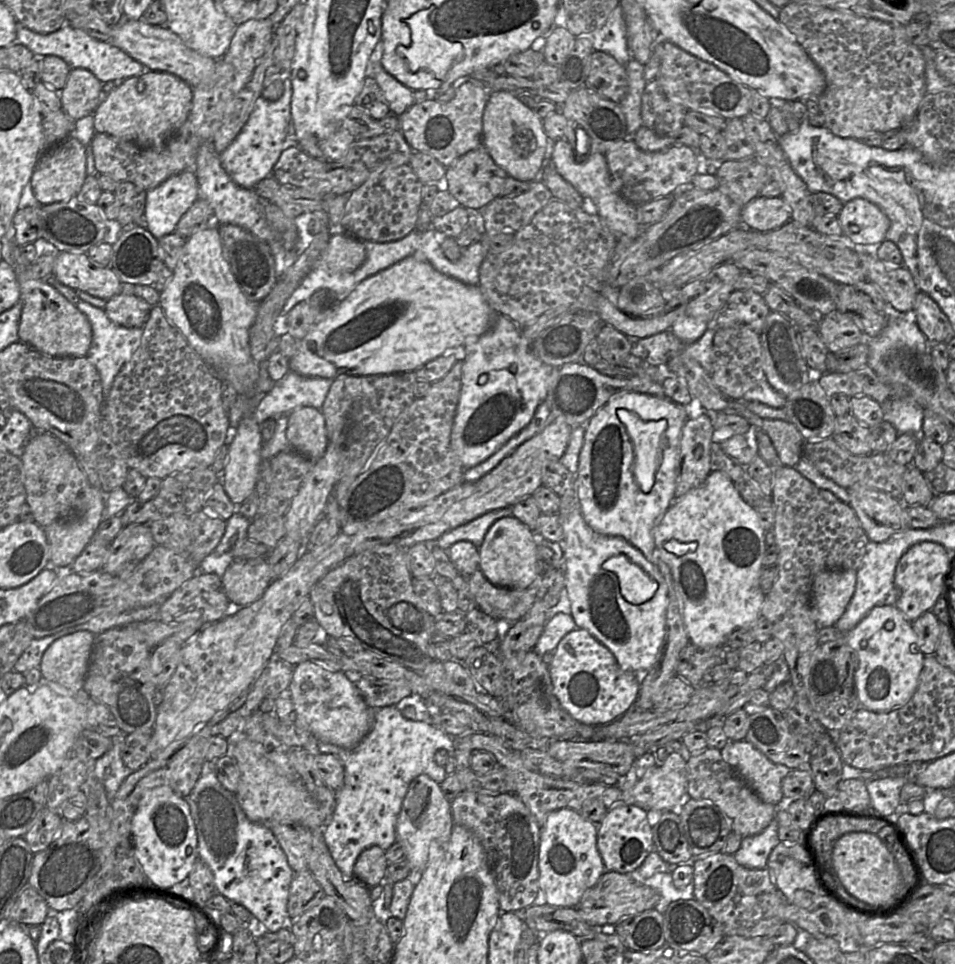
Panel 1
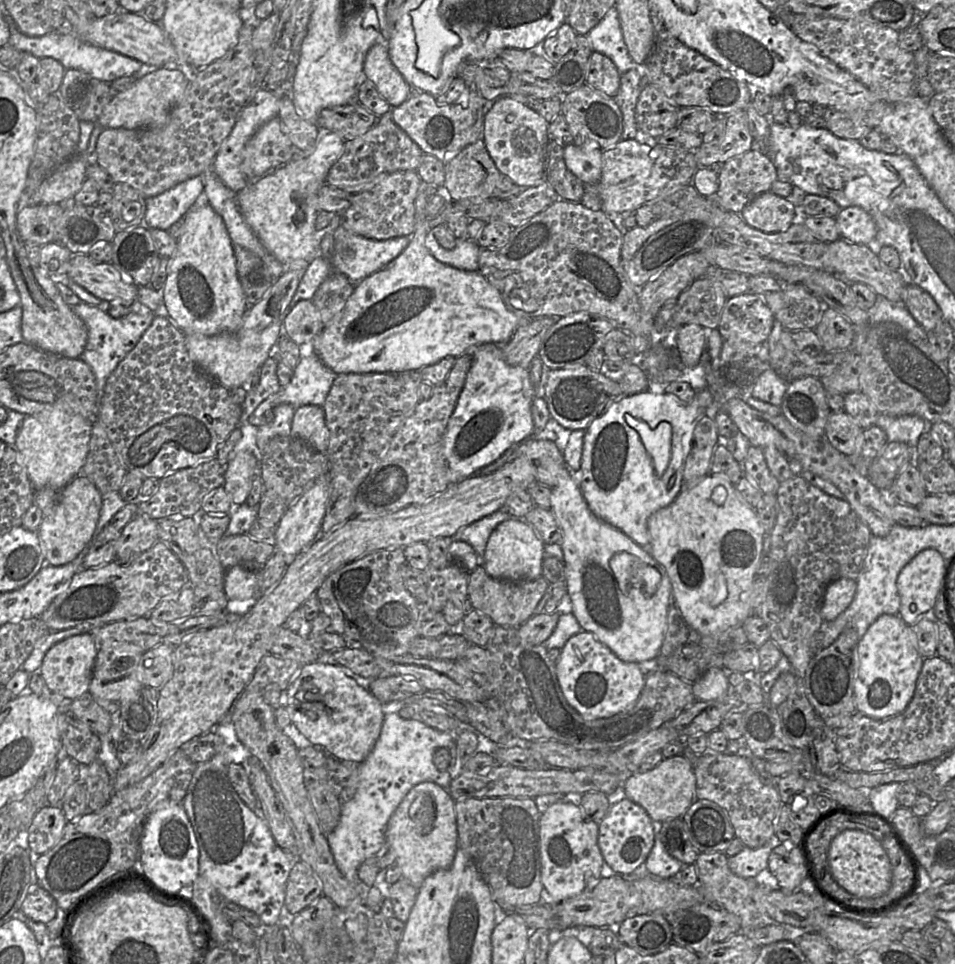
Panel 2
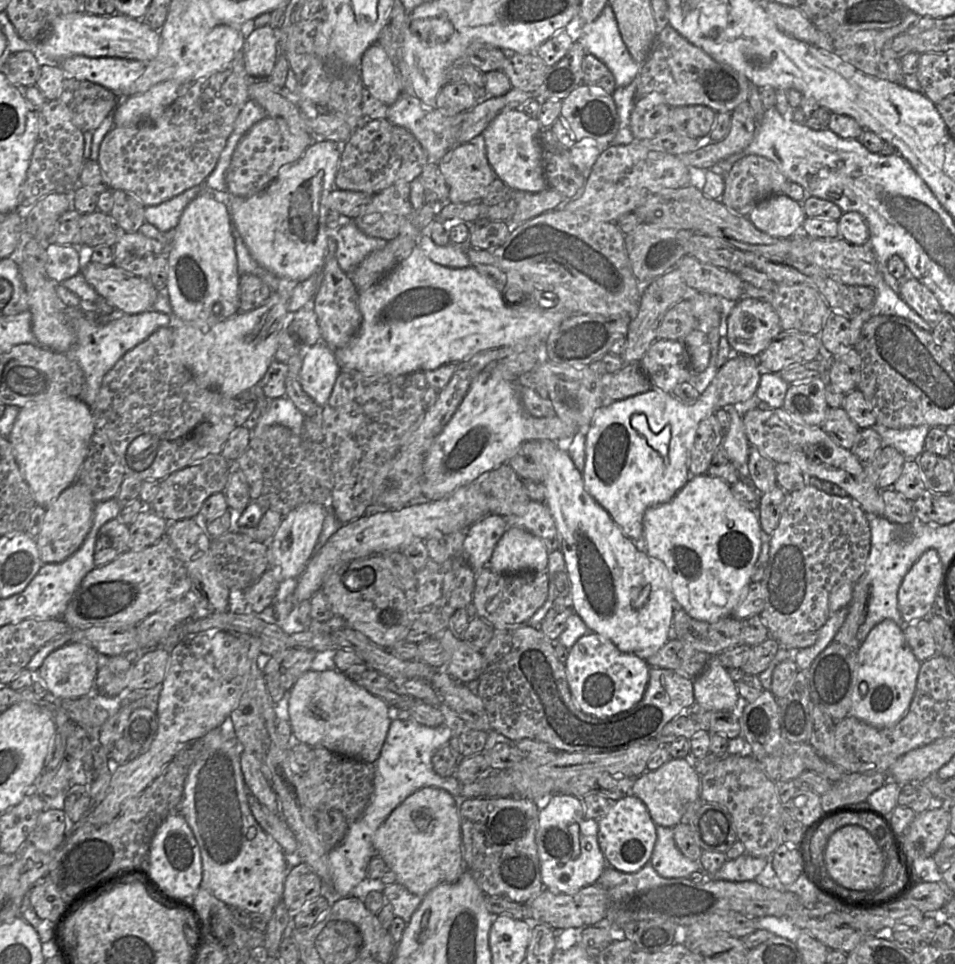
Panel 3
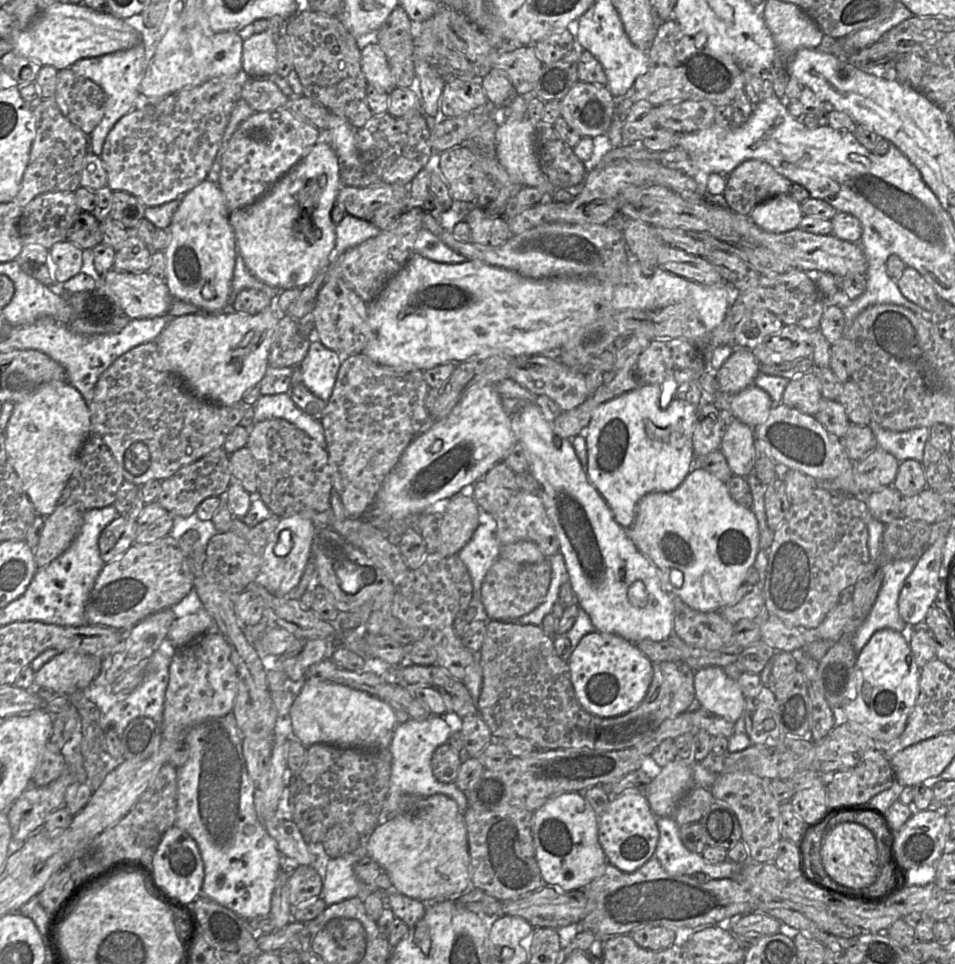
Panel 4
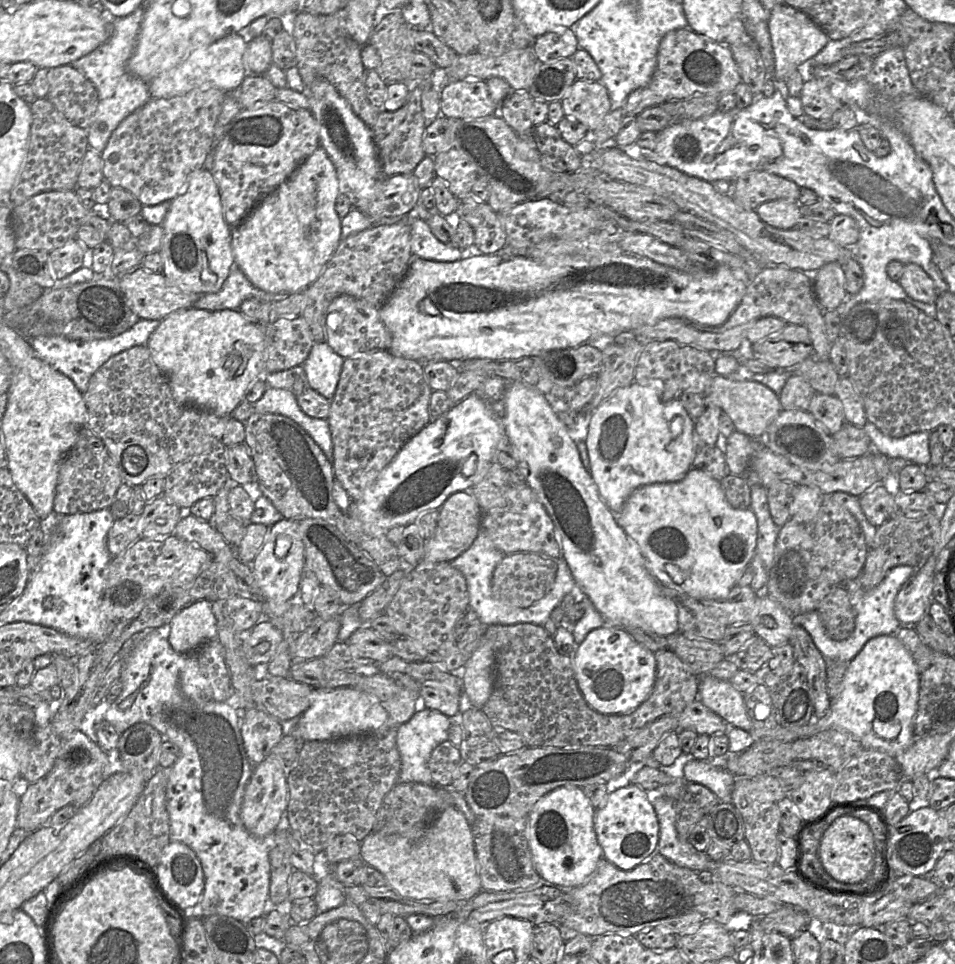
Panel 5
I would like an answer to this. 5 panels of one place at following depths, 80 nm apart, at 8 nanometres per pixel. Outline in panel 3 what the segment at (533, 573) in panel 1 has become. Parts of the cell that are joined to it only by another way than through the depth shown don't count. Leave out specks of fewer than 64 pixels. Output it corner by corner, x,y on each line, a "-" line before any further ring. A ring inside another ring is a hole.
509,527
494,548
489,566
499,573
547,571
549,551
532,533

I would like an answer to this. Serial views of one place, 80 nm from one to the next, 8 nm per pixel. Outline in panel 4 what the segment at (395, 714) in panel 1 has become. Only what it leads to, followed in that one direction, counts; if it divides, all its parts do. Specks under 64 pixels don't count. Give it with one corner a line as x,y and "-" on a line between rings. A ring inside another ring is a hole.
431,715
422,721
409,718
406,722
397,724
388,747
392,754
390,784
378,824
384,823
382,819
386,818
388,814
398,807
399,800
404,794
414,794
422,797
444,794
458,804
462,813
469,807
466,793
460,790
454,782
443,783
437,780
431,768
434,751
440,745
448,743
452,733
450,726
440,715
-
360,836
360,844
355,851
329,859
320,895
327,906
356,896
363,899
369,893
379,891
374,884
361,883
354,874
354,865
368,856
368,838

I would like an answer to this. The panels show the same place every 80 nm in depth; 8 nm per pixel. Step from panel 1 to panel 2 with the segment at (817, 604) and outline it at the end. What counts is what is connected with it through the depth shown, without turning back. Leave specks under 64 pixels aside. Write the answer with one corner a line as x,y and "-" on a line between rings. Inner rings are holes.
838,578
825,589
821,606
821,616
824,622
833,621
852,602
856,592
856,580
851,578

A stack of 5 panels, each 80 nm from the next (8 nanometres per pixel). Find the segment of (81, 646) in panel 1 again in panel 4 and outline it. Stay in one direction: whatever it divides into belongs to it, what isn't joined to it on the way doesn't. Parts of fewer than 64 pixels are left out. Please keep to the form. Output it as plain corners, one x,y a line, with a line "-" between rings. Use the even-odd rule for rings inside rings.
64,651
45,663
34,674
34,687
45,687
55,691
58,696
69,696
78,690
86,689
99,674
103,657

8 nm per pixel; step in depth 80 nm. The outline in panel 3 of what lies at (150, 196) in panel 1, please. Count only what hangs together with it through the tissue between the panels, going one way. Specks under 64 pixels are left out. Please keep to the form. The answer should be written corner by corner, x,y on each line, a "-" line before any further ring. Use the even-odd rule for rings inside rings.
205,184
194,186
161,204
146,207
145,222
152,224
163,233
176,228
184,209
204,190
206,190

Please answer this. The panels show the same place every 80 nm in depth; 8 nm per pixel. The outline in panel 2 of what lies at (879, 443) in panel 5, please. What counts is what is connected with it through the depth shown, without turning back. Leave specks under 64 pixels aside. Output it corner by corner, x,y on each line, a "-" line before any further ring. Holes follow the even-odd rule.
879,414
875,426
881,428
888,442
902,442
915,449
920,436
928,429
929,423
915,415
894,417

